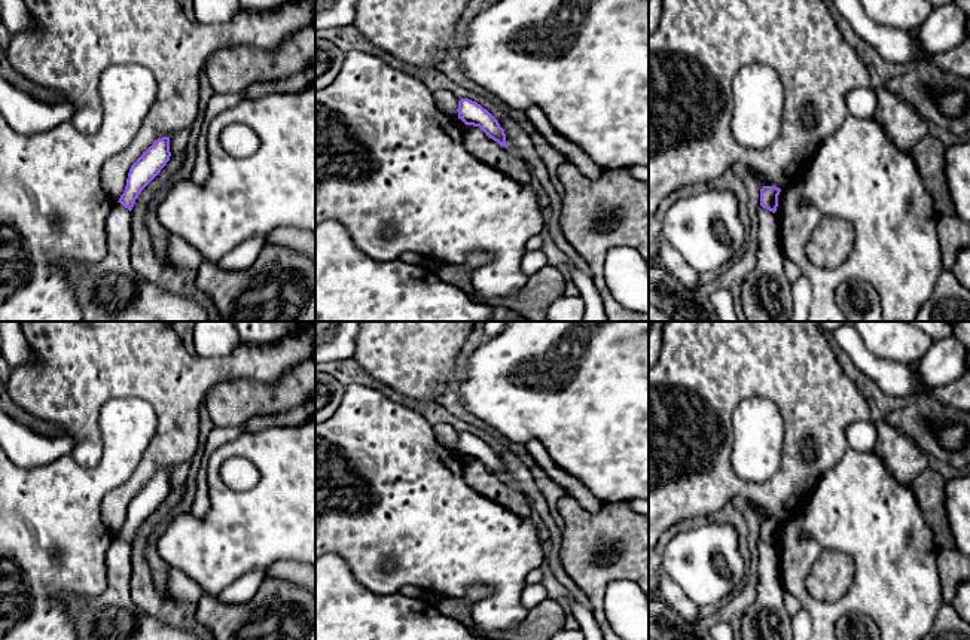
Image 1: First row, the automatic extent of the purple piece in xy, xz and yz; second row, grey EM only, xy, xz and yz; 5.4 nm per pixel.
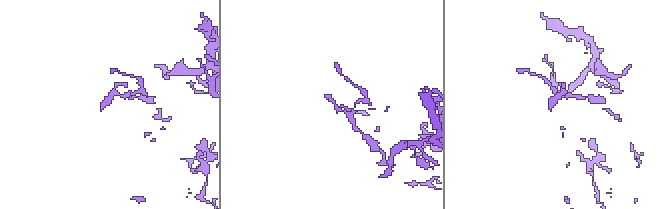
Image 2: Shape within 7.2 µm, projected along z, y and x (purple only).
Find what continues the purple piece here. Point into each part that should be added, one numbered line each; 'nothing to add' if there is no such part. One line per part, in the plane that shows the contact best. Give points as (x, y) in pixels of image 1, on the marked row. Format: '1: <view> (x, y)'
nothing to add

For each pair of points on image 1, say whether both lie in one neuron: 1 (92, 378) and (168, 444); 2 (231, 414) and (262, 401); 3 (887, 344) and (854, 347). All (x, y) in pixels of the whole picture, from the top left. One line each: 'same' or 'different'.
1: same
2: same
3: different

